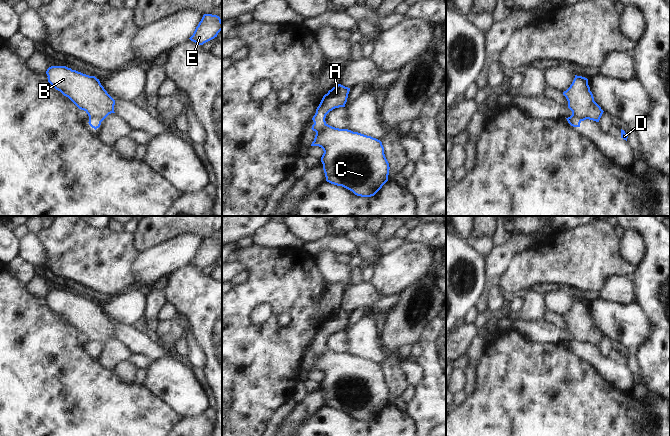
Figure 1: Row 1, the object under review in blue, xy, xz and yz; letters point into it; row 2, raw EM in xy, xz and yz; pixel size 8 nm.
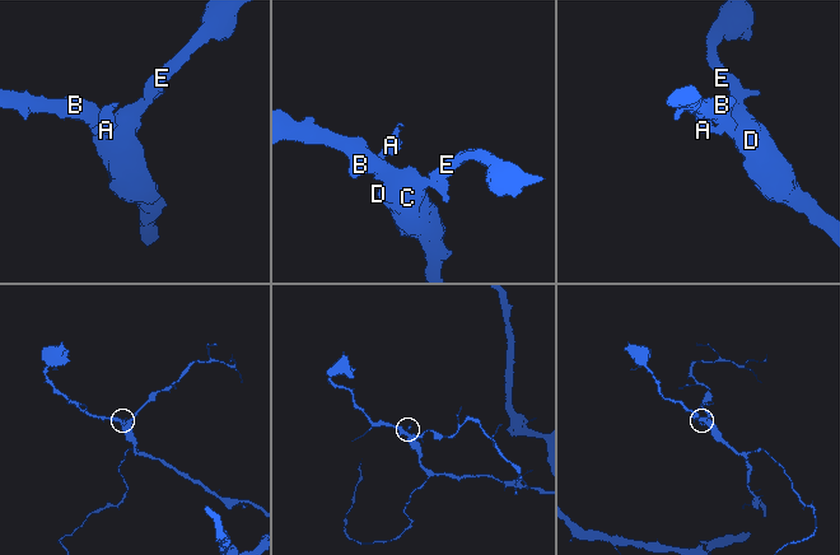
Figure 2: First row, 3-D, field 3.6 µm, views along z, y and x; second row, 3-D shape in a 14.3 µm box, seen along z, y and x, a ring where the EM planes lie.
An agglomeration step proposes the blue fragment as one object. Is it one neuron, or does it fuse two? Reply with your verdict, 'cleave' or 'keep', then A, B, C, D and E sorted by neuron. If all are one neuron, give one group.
cleave | A / B C D E

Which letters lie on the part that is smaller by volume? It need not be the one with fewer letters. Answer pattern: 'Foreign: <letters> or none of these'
Foreign: A

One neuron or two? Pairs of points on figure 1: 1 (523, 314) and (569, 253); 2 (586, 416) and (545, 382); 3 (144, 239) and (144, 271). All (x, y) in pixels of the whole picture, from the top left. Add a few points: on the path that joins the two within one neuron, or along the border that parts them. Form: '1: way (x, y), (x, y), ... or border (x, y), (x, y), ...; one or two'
1: border (530, 290), (523, 295); two
2: way (576, 407), (558, 389), (555, 389); one
3: border (166, 241), (141, 252); two

